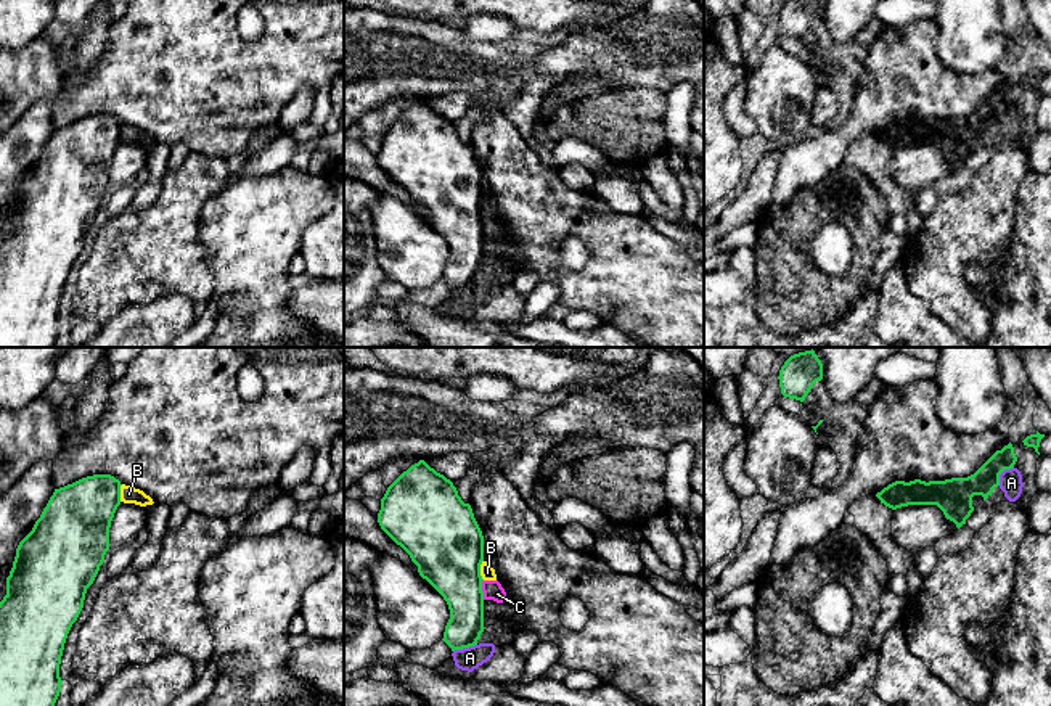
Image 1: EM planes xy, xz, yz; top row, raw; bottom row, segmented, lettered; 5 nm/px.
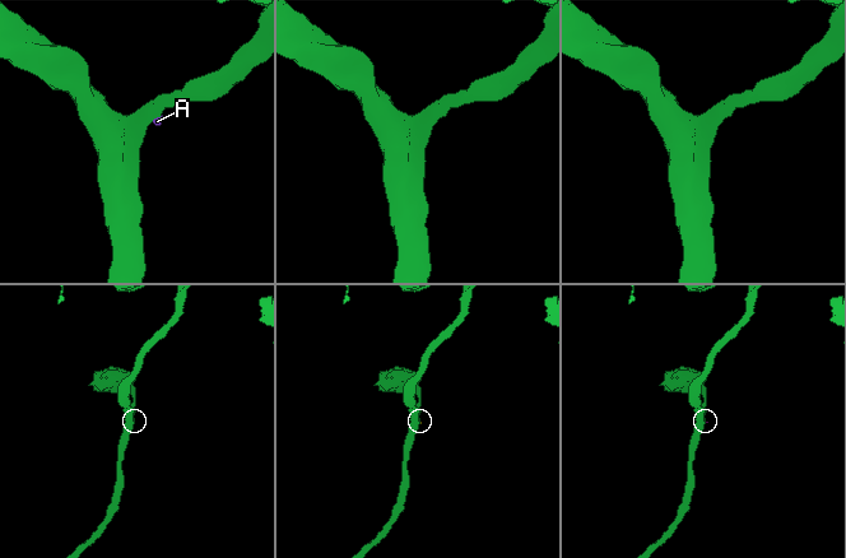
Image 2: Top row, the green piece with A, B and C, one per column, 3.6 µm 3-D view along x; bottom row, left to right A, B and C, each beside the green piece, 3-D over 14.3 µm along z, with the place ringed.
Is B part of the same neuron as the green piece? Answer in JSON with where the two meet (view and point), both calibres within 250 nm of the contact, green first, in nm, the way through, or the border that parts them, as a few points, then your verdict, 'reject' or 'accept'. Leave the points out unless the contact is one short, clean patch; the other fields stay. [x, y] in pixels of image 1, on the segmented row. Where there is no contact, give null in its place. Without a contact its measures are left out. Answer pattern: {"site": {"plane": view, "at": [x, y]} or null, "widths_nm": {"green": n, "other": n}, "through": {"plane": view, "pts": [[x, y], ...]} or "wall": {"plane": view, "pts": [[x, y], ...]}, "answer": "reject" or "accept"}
{"site": {"plane": "xz", "at": [479, 570]}, "widths_nm": {"green": 380, "other": 70}, "wall": {"plane": "xz", "pts": [[482, 560], [481, 576], [484, 579]]}, "answer": "reject"}

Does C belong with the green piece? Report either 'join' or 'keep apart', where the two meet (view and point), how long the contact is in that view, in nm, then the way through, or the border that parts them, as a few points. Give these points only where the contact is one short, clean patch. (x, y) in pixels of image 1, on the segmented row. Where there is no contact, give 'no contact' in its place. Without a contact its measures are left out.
keep apart; meets green in xz at (481, 589); contact 100 nm long

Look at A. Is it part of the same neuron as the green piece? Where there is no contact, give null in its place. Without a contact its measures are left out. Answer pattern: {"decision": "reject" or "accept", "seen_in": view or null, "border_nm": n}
{"decision": "reject", "seen_in": "yz", "border_nm": 120}

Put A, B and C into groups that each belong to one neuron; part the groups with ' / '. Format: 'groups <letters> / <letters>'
groups A B C

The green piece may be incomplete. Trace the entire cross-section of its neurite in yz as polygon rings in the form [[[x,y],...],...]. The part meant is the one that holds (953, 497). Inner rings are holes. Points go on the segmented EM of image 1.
[[[1009,442],[967,478],[929,482],[921,479],[895,481],[877,492],[876,497],[892,510],[908,505],[937,505],[945,518],[959,529],[974,511],[972,497],[982,495],[987,500],[1000,486],[1000,474],[1014,468],[1016,462],[1014,447]]]

